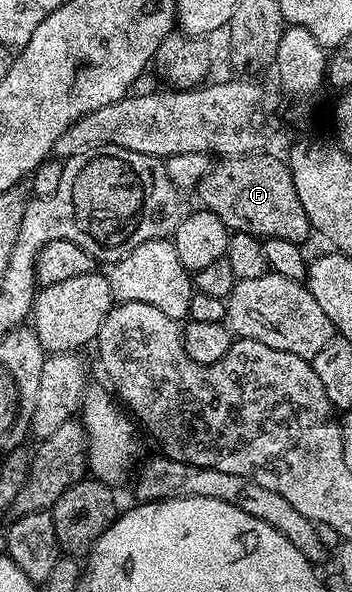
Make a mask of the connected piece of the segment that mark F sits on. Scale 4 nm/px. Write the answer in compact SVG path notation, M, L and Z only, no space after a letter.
M266 153L231 155L221 157L210 166L209 172L198 181L195 195L201 198L200 206L215 213L230 232L242 231L262 240L278 239L304 244L311 235L307 213L303 213L303 201L295 193L295 181L284 158L276 159Z

